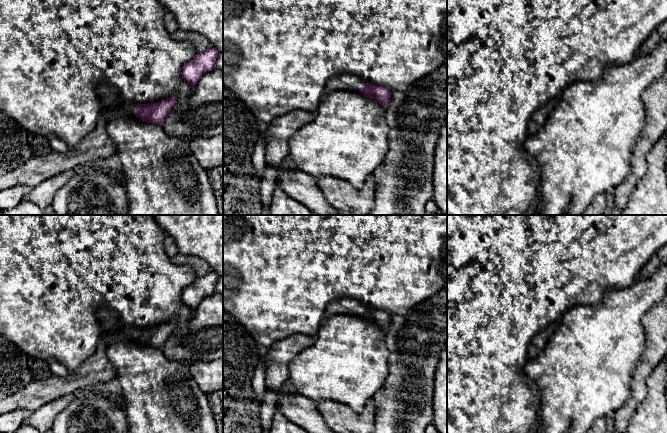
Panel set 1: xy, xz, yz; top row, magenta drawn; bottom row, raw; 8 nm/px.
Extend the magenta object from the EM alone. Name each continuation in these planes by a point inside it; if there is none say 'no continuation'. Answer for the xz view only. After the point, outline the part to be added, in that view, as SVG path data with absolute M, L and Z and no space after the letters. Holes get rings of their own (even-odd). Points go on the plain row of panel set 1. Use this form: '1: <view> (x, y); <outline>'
1: xz (344, 306); M344 298L338 301L332 302L324 313L324 319L329 318L333 315L356 315L358 316L364 307L357 300Z

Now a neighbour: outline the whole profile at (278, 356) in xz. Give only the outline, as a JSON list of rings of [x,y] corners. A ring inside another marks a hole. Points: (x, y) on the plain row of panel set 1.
[[[294,334],[274,342],[266,349],[264,357],[266,389],[278,392],[289,380],[290,362],[315,341],[316,335]]]

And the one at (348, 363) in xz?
[[[359,315],[325,318],[315,343],[289,364],[295,392],[315,403],[332,400],[361,413],[388,372],[386,332]]]

